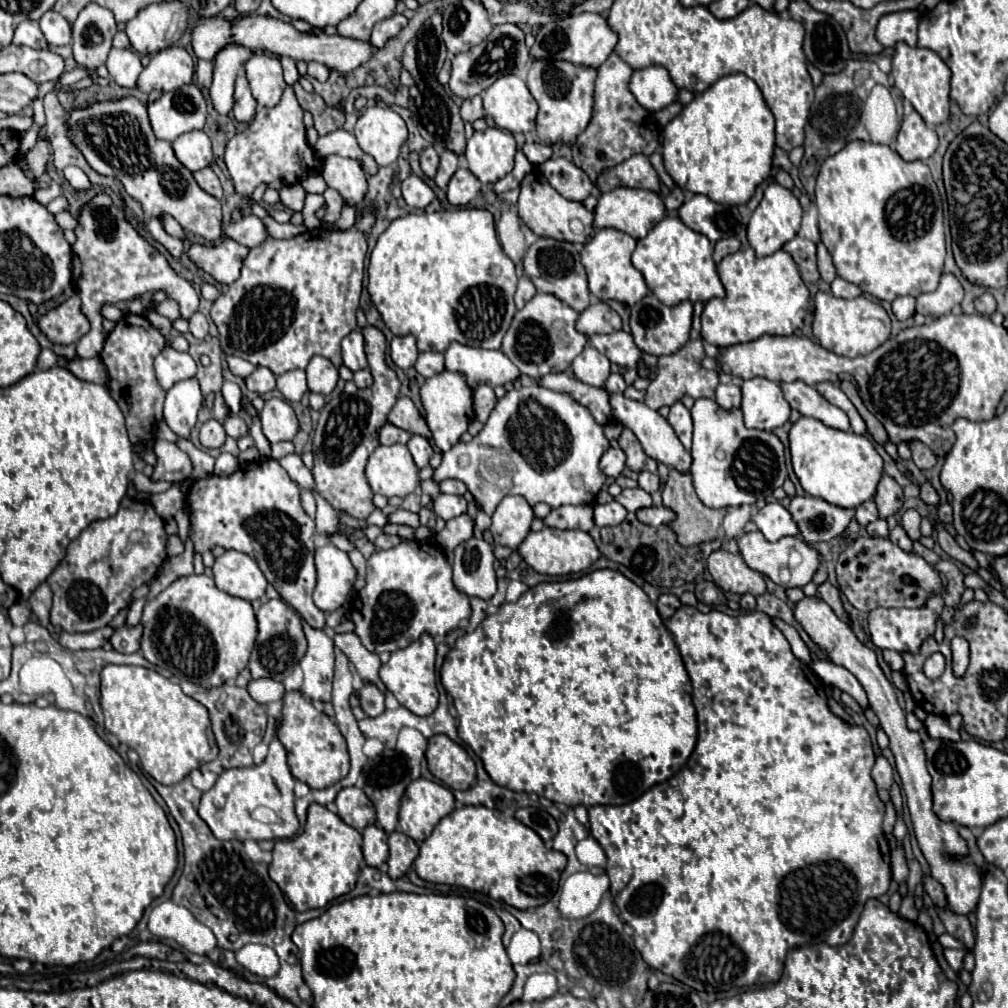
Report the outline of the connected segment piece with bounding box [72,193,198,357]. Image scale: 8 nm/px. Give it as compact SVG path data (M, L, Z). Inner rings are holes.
M98 193L94 199L86 201L76 219L76 243L72 245L72 281L74 291L82 301L82 311L86 313L92 329L78 341L80 357L98 357L100 347L104 347L104 331L102 331L102 315L100 309L106 303L130 301L140 297L142 293L164 291L170 299L180 305L182 319L190 319L198 309L198 293L194 287L182 279L170 265L168 259L152 247L136 227L124 217L122 207L114 205L112 197L106 193Z

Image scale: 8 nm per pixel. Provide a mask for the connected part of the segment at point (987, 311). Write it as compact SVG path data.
M990 291L982 293L982 295L974 301L974 305L976 305L976 311L982 313L982 315L992 315L992 313L996 311L996 299L992 297Z

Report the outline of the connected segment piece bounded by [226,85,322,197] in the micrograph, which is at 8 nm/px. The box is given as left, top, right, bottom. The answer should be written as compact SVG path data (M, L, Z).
M288 85L282 99L274 107L260 107L254 121L240 133L236 133L226 145L226 165L234 187L244 197L250 197L260 183L280 189L290 183L298 183L306 175L320 173L322 161L314 157L312 147L306 141L306 129L302 123L302 107L296 101L292 87Z

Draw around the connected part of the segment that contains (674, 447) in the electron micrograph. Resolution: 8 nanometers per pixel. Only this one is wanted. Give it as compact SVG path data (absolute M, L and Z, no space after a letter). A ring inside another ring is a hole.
M610 393L610 409L612 409L612 417L618 419L624 427L632 429L634 435L638 437L638 441L642 443L646 455L650 455L652 459L658 459L660 463L668 465L668 467L674 467L678 471L688 471L690 469L690 455L686 453L686 449L682 447L682 443L676 439L670 423L658 413L658 411L652 411L648 405L644 405L642 401L632 401L632 399L626 399L622 393Z

